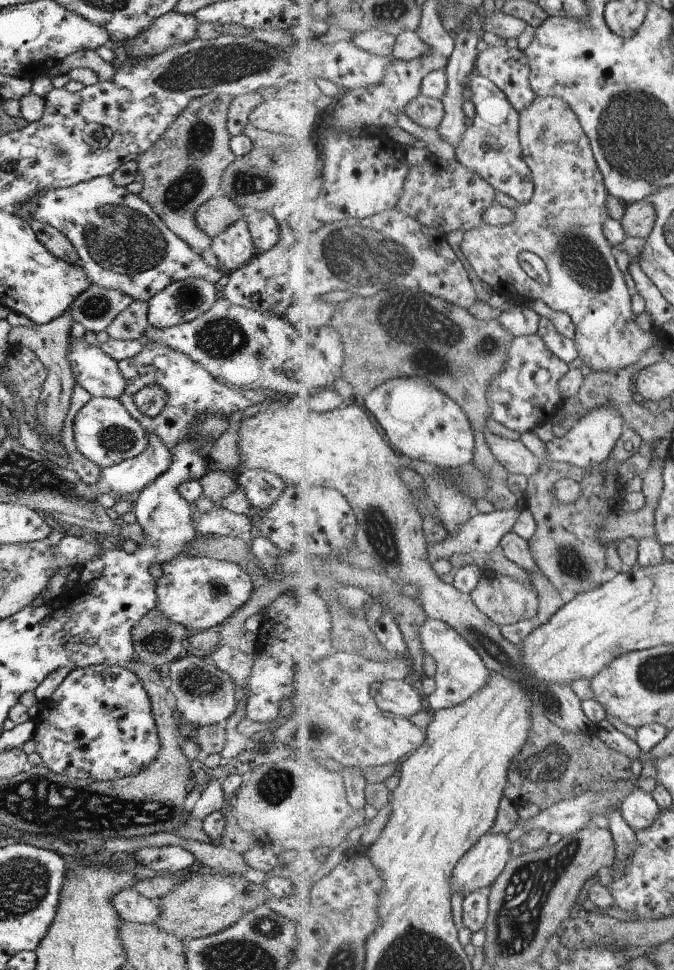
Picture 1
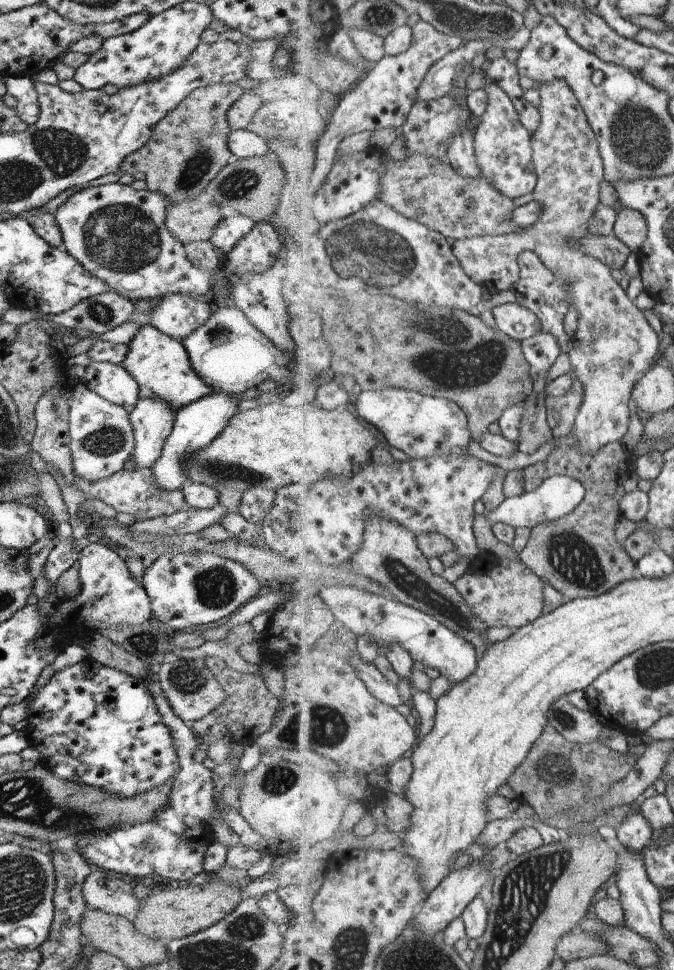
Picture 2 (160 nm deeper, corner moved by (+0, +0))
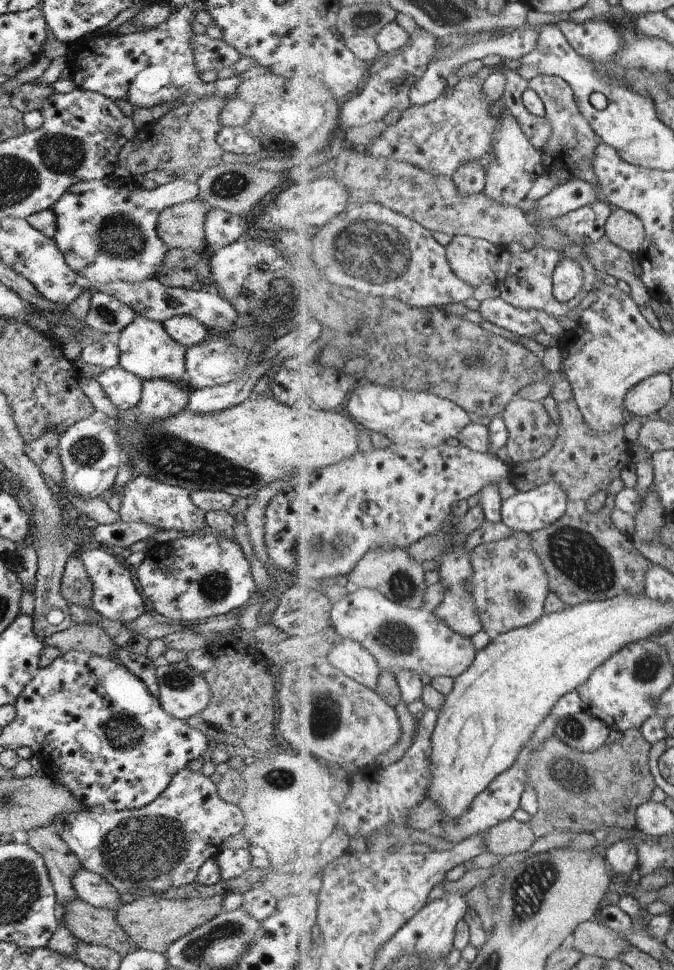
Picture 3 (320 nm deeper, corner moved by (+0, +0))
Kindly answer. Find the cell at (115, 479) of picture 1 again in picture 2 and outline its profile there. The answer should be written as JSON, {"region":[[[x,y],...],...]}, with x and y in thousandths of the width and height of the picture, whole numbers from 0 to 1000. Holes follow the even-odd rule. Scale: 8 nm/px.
{"region":[[[211,410],[191,423],[199,452],[197,474],[203,484],[223,481],[237,470],[243,454],[254,445],[258,423],[237,410]]]}

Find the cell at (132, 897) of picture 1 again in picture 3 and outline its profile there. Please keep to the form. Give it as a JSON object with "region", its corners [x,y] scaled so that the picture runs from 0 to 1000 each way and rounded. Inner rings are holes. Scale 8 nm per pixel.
{"region":[[[123,894],[104,905],[110,924],[139,935],[159,935],[168,939],[180,932],[177,921],[153,904]]]}

